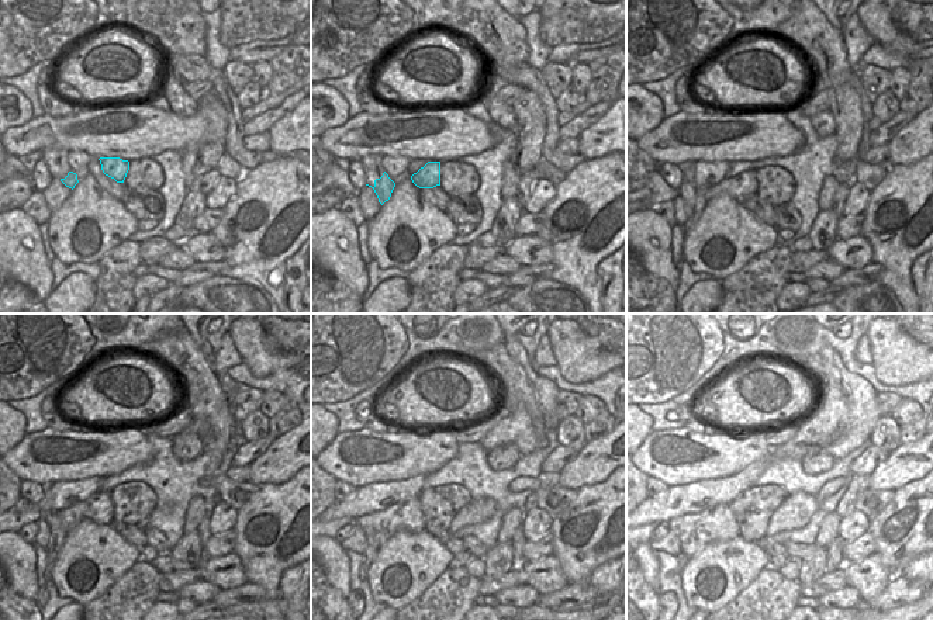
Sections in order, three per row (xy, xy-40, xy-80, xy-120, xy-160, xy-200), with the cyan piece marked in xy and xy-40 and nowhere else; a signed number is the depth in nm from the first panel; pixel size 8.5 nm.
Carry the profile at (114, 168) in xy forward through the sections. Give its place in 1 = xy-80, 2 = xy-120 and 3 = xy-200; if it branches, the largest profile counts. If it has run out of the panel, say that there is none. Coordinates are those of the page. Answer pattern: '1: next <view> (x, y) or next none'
1: next xy-80 (742, 186)
2: next xy-120 (99, 508)
3: next xy-200 (694, 532)

